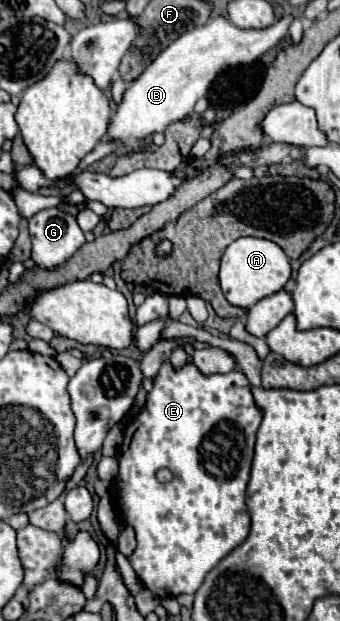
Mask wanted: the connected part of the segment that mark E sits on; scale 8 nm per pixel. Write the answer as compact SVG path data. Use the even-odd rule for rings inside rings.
M164 362L160 372L156 374L156 382L154 382L154 388L152 392L148 394L146 398L146 404L144 408L140 410L140 414L126 426L126 432L124 432L124 442L120 446L120 452L118 452L118 464L120 464L120 470L118 470L118 478L114 482L114 488L116 488L116 504L118 504L118 510L120 514L124 516L124 520L128 524L134 526L136 530L136 550L134 554L130 556L130 564L132 568L136 570L138 578L142 580L142 584L154 592L158 598L164 598L164 596L180 596L180 594L194 594L198 590L198 586L202 586L206 574L232 550L236 548L238 544L244 542L244 538L248 536L250 532L250 514L248 514L248 508L244 504L244 498L246 498L246 482L250 480L250 462L254 458L254 442L256 442L256 432L258 432L258 426L262 422L262 408L256 406L254 402L254 396L250 392L250 382L248 378L240 372L240 370L232 370L228 374L214 374L214 376L202 376L198 372L198 368L194 364L186 364L180 372L176 372L172 368L170 362ZM160 468L168 468L172 470L172 480L166 482L166 484L160 484L156 480L156 470Z

